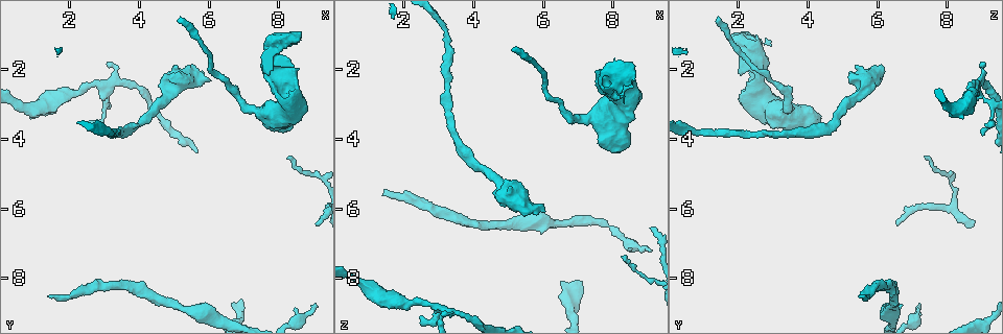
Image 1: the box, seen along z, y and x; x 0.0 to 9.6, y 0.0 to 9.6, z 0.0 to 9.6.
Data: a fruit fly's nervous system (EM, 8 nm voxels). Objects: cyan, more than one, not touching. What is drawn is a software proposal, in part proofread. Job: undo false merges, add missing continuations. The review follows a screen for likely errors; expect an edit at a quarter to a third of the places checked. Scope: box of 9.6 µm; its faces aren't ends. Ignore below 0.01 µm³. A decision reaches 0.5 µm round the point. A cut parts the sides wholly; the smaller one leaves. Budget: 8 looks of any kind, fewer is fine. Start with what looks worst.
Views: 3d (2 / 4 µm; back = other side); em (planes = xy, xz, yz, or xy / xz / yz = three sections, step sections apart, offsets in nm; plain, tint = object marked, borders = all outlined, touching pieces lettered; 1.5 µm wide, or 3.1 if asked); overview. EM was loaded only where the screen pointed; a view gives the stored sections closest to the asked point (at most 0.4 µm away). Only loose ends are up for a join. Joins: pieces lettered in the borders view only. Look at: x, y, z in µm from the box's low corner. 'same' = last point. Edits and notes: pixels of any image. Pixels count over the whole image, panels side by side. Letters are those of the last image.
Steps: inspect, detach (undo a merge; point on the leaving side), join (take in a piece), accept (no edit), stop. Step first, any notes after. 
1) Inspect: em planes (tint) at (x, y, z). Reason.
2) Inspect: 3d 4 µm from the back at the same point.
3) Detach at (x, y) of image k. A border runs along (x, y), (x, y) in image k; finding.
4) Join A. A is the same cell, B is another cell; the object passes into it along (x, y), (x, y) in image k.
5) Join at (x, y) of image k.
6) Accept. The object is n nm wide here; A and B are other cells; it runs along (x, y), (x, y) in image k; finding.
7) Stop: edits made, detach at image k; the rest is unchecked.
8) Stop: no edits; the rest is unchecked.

Inspect: em xz step 8 (borders) at (1.40, 8.55, 5.50). Long arm stops here.

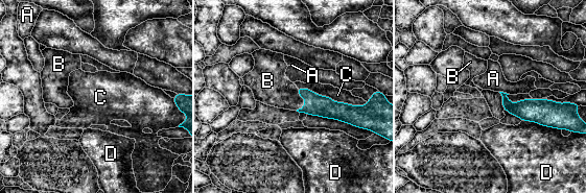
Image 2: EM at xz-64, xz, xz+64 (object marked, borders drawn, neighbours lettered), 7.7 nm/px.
Inspect: em planes (borders) at the same point. Another direction.

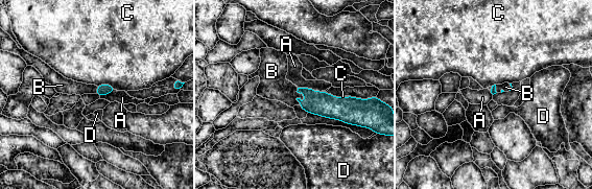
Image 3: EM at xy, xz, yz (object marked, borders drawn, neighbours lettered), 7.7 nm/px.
Join at (277, 87) of image 3. B is the same cell, A, C and D are other cells; the object passes into it along (322, 103), (306, 99), (277, 87) in image 3; the neuron continues.

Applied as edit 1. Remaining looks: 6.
Inspect: em planes (plain) at (9.05, 8.65, 7.25). Free end.

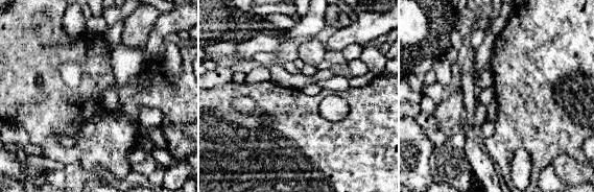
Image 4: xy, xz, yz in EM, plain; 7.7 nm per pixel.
Inspect: em planes (borders) at the same point.

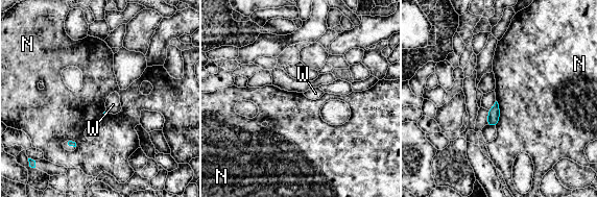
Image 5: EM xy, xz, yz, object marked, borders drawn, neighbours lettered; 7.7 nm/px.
Accept. N and W are other cells; none of them fits.

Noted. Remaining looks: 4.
Stop: edits made, join at image 3; the rest is unchecked.

